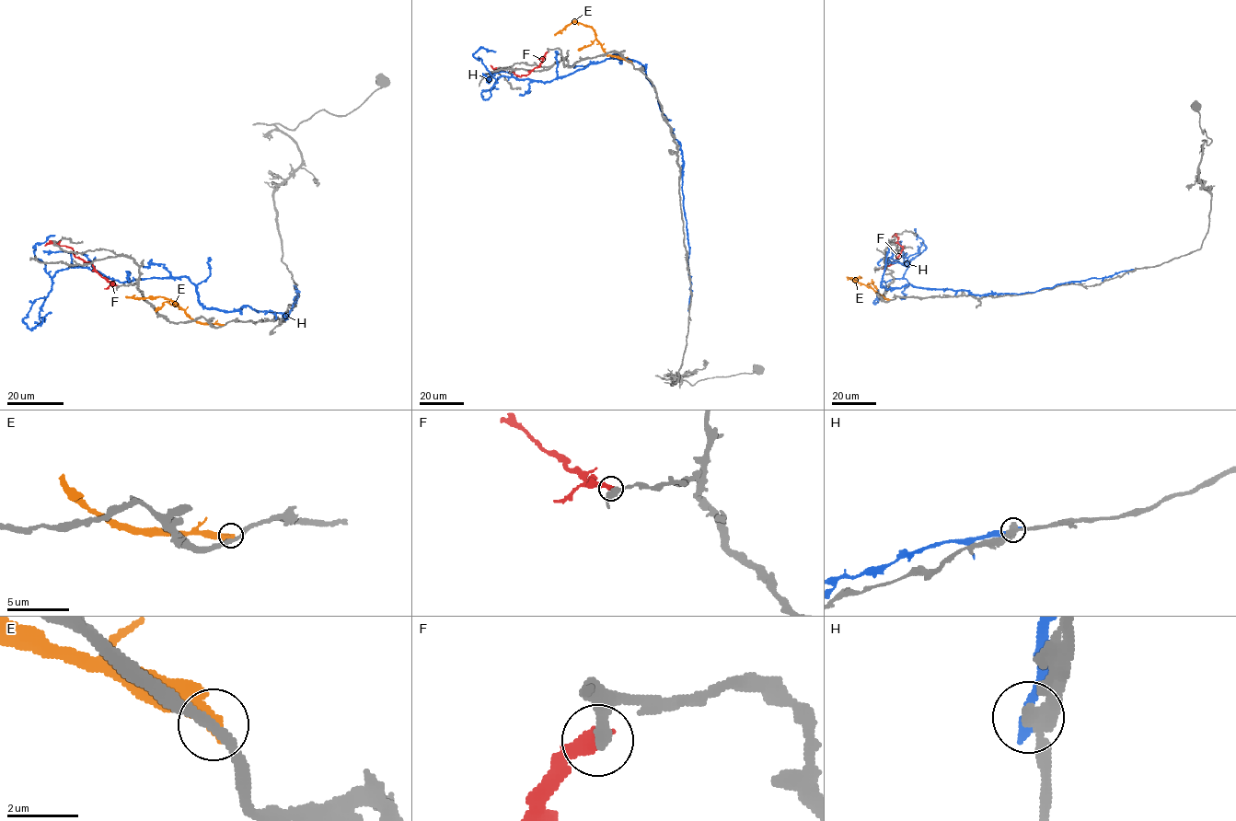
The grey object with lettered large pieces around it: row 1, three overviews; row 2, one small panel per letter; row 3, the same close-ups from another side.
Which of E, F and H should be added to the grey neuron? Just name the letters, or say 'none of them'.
none of them

